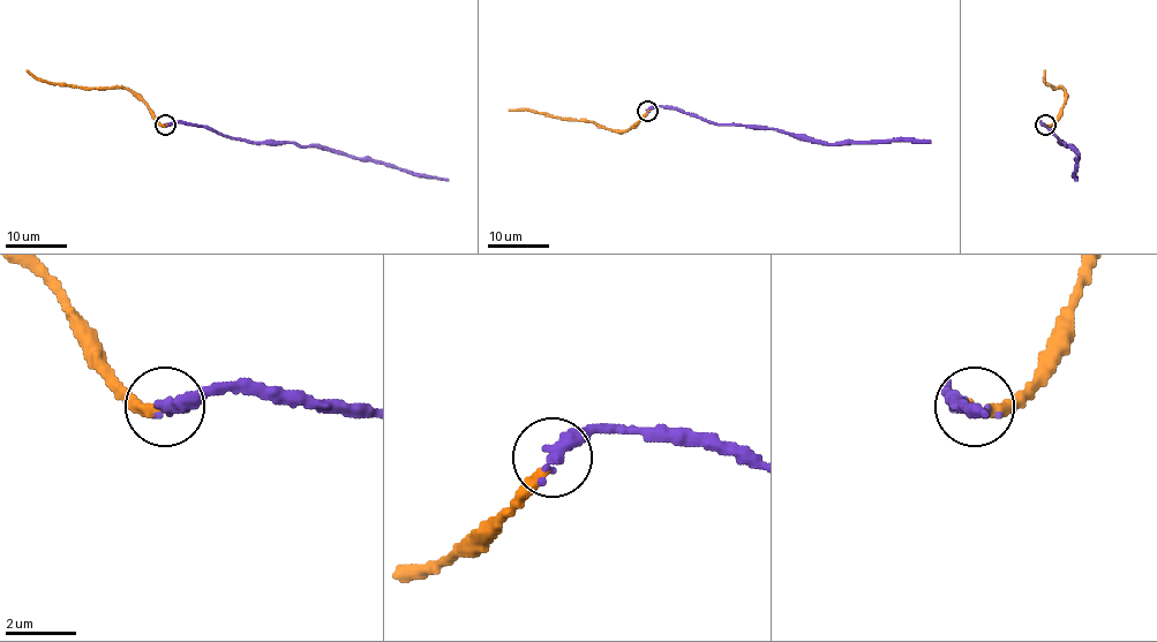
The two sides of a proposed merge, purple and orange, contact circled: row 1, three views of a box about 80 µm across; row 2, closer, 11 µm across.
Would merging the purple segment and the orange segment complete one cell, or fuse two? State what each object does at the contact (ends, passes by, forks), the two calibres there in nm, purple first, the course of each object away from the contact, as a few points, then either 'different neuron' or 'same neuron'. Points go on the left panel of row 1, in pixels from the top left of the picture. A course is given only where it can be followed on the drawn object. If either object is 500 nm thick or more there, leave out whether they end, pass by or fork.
purple ends | orange ends | 440/220 nm | purple via (165, 125), (192, 122), (234, 138), (321, 146), (448, 180) | orange via (165, 125), (129, 90), (52, 84), (37, 80), (25, 70) | same neuron

